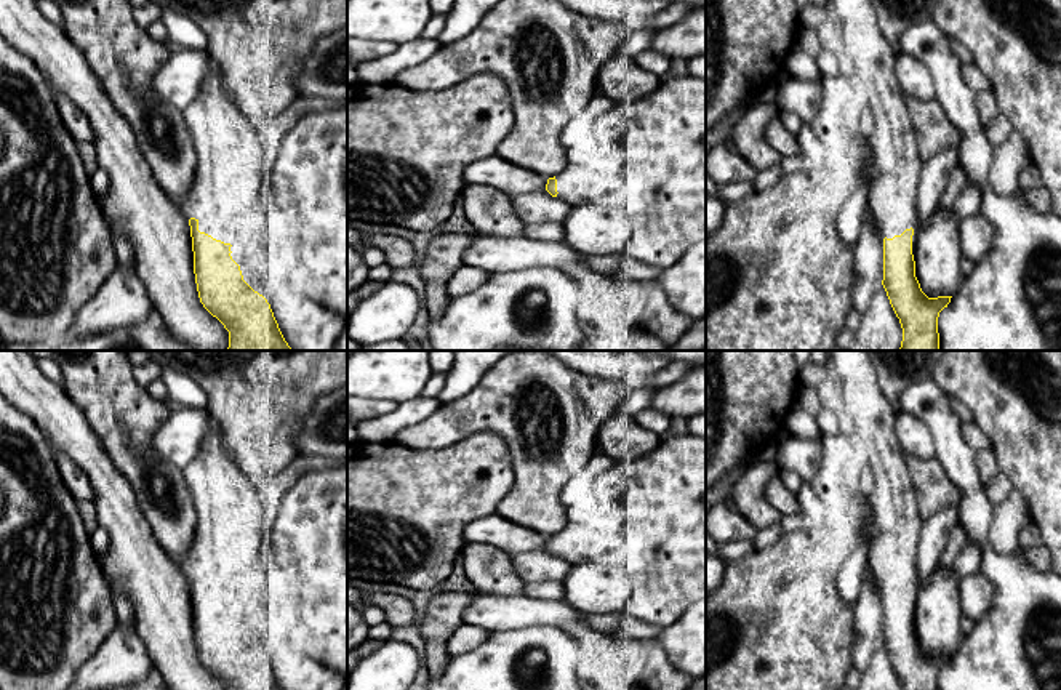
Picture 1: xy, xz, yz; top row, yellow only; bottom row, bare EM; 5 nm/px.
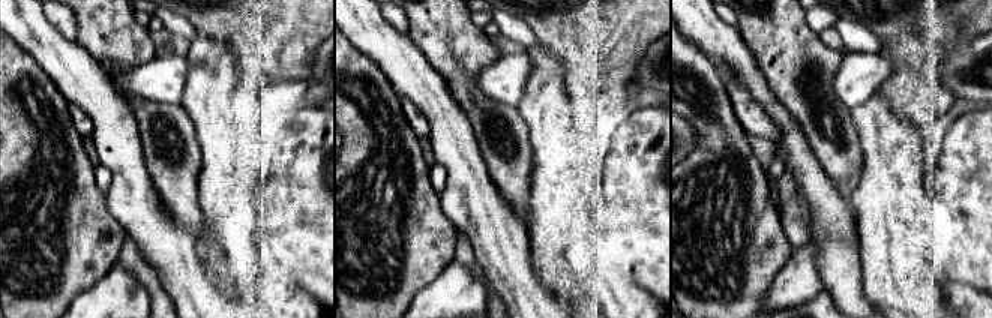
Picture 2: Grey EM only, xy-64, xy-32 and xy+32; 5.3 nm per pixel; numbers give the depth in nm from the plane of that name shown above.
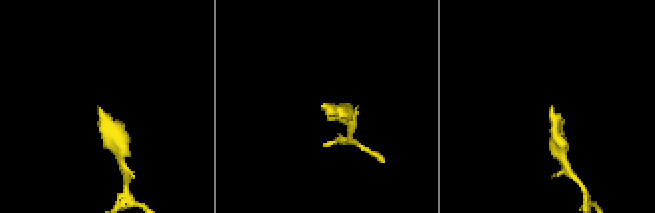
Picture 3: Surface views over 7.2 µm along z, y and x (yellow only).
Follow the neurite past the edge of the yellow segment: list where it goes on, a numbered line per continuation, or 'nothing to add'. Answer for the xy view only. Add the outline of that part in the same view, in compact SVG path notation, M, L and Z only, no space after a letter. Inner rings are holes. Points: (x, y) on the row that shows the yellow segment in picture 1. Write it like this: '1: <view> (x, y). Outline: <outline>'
1: xy (231, 170). Outline: M221 64L182 115L197 154L192 191L179 207L184 218L195 218L198 231L213 239L216 227L234 226L234 208L245 208L254 221L267 168L256 133L226 93Z

